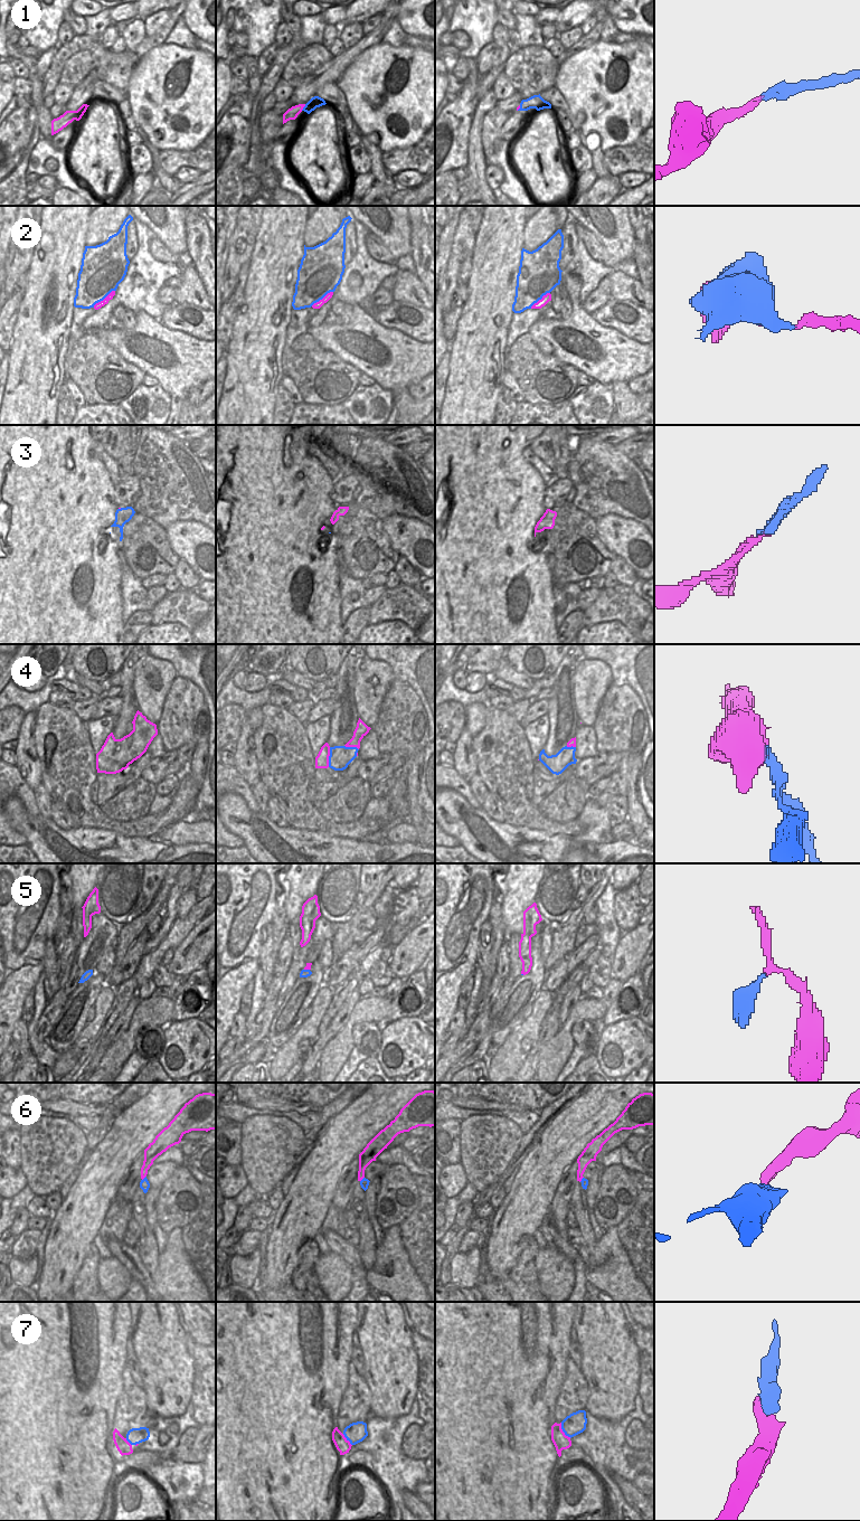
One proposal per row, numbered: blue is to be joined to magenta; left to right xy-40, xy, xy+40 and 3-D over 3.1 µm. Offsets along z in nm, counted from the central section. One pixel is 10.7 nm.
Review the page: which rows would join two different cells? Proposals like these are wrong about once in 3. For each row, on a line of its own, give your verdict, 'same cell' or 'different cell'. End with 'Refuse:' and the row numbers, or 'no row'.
1: same cell
2: same cell
3: same cell
4: same cell
5: different cell
6: different cell
7: same cell
Refuse: 5, 6

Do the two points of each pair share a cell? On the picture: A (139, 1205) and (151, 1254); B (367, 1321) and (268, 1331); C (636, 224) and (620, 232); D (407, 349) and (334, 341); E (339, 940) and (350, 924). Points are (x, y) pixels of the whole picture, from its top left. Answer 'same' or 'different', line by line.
A: same
B: different
C: different
D: same
E: same

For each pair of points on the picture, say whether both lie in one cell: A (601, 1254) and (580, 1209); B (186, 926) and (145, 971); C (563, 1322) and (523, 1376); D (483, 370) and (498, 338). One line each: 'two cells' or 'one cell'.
A: two cells
B: one cell
C: one cell
D: one cell

